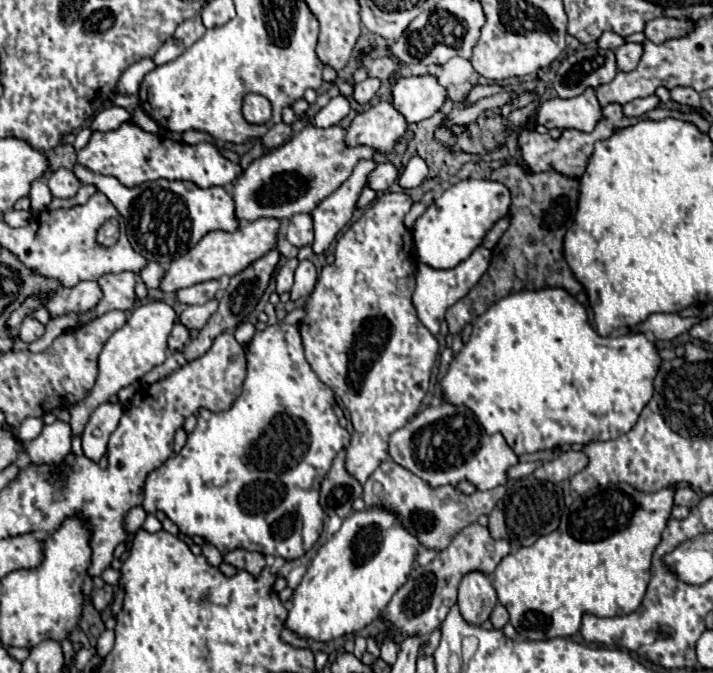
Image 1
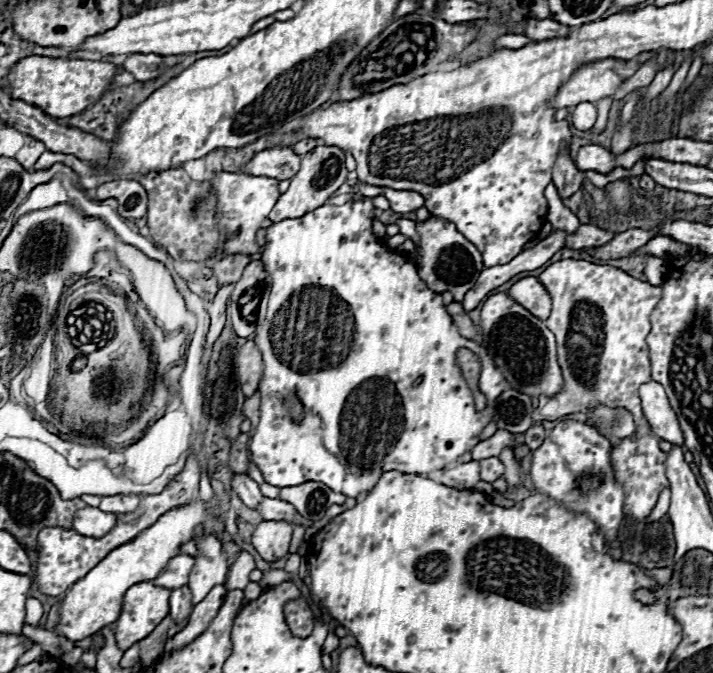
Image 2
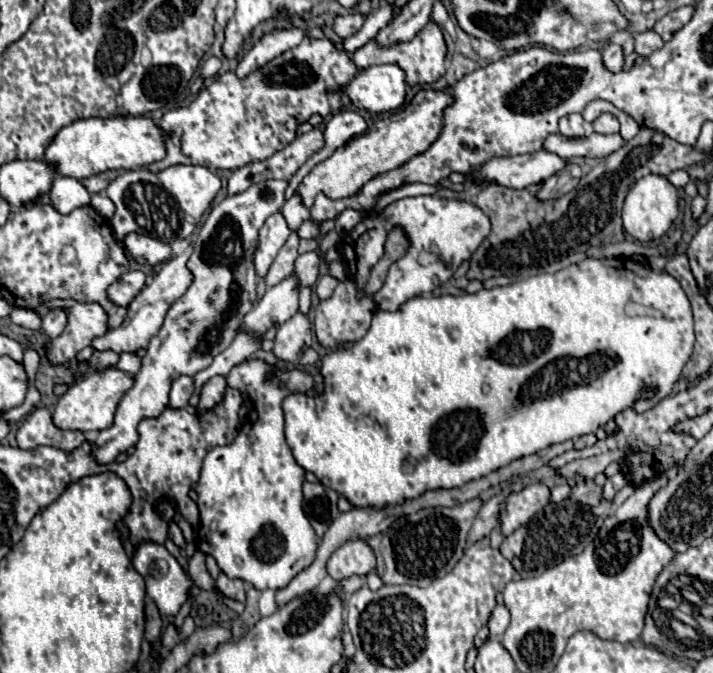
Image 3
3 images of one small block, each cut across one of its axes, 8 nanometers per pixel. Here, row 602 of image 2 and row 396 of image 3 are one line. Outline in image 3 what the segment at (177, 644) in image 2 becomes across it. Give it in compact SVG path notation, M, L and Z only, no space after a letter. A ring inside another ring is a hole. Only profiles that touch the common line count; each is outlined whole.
M214 376L212 380L208 380L202 390L200 390L200 402L198 402L198 410L206 412L210 408L214 408L220 400L222 394L226 390L226 378L224 376Z

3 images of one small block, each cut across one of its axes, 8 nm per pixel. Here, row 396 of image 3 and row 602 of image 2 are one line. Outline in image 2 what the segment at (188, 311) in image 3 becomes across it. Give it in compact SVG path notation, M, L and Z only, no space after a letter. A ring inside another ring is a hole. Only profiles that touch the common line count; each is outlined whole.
M140 582L126 590L120 618L114 624L122 652L144 640L168 616L168 598L168 588L152 586L150 582Z

